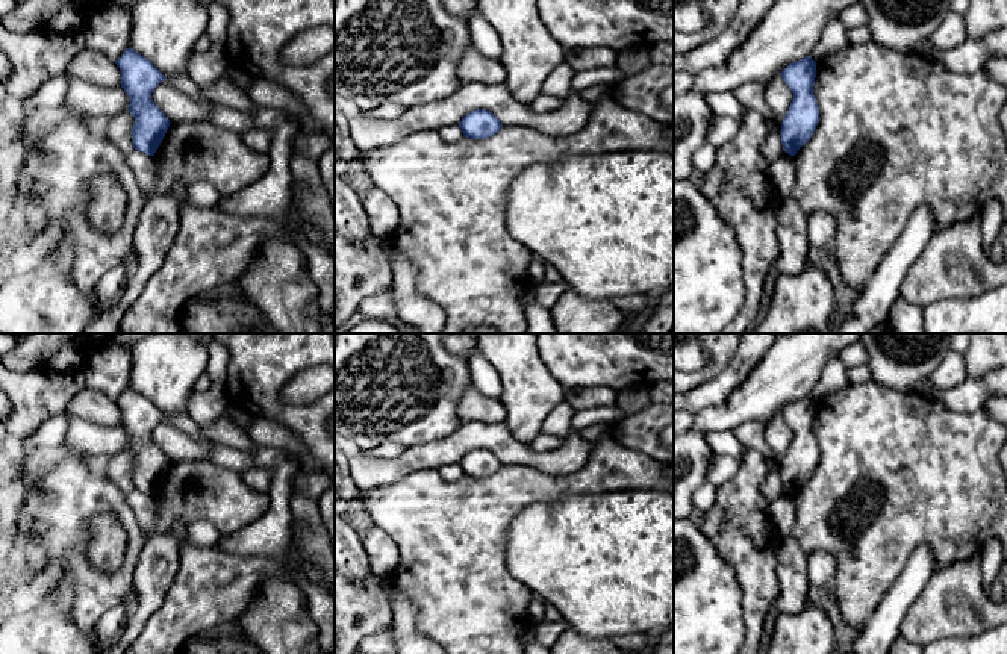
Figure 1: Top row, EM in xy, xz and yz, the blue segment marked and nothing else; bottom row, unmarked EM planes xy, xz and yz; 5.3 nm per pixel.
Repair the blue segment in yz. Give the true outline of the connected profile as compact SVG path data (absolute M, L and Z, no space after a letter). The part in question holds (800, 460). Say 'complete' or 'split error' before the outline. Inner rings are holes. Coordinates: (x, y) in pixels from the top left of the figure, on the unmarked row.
complete | M806 395L801 400L789 403L781 416L793 433L789 450L781 462L781 483L789 495L810 480L819 460L819 447L813 434L816 401Z

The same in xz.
complete | M477 448L466 453L459 462L459 466L466 477L486 478L495 474L503 466L503 463L492 451L486 448Z

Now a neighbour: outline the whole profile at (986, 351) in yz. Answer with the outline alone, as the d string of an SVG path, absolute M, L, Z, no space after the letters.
M971 333L963 357L968 375L974 378L1007 366L1007 333Z

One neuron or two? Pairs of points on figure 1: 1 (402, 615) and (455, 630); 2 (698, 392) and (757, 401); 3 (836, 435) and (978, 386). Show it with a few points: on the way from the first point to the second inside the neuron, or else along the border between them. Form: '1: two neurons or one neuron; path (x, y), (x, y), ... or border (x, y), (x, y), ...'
1: two neurons; border (394, 588), (415, 604), (415, 629), (426, 638)
2: two neurons; border (751, 370), (726, 400), (697, 412)
3: two neurons; border (915, 388), (941, 400), (950, 409), (972, 412)

